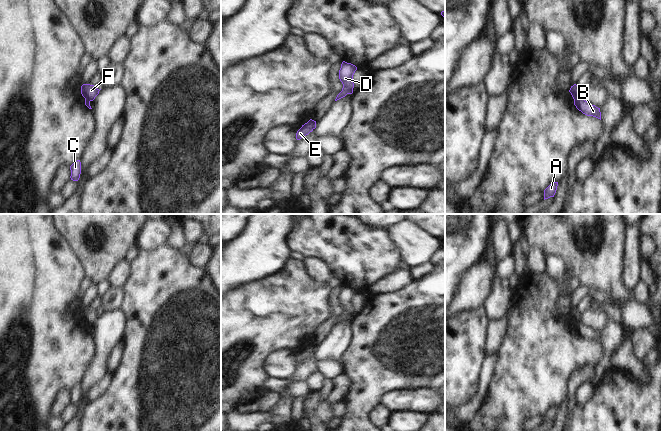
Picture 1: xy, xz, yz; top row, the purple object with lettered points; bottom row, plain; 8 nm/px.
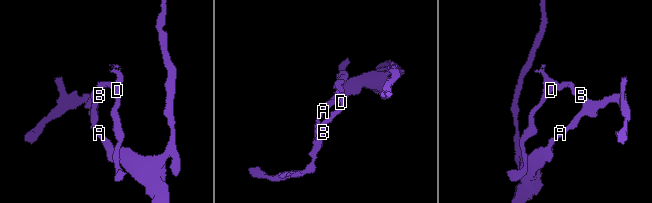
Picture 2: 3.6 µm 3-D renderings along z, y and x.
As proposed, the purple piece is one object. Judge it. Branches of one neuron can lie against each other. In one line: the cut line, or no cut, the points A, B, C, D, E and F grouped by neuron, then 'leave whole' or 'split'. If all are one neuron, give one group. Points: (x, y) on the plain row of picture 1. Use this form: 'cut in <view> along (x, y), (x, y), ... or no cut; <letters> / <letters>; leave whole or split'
cut in yz along (580, 321), (574, 325); A B C E / D F; split

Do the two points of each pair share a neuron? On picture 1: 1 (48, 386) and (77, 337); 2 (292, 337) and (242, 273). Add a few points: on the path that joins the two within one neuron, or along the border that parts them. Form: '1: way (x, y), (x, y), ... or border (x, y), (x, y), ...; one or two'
1: way (48, 374), (48, 366), (65, 349); one
2: border (271, 275), (242, 284), (231, 292); two

